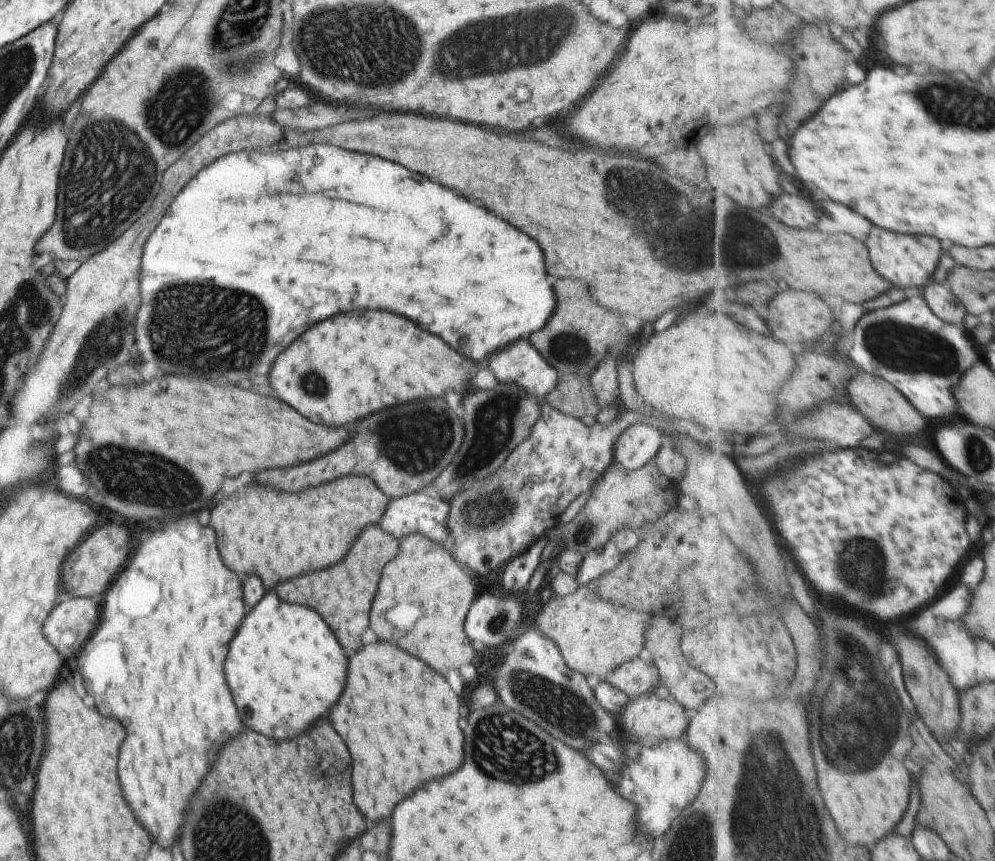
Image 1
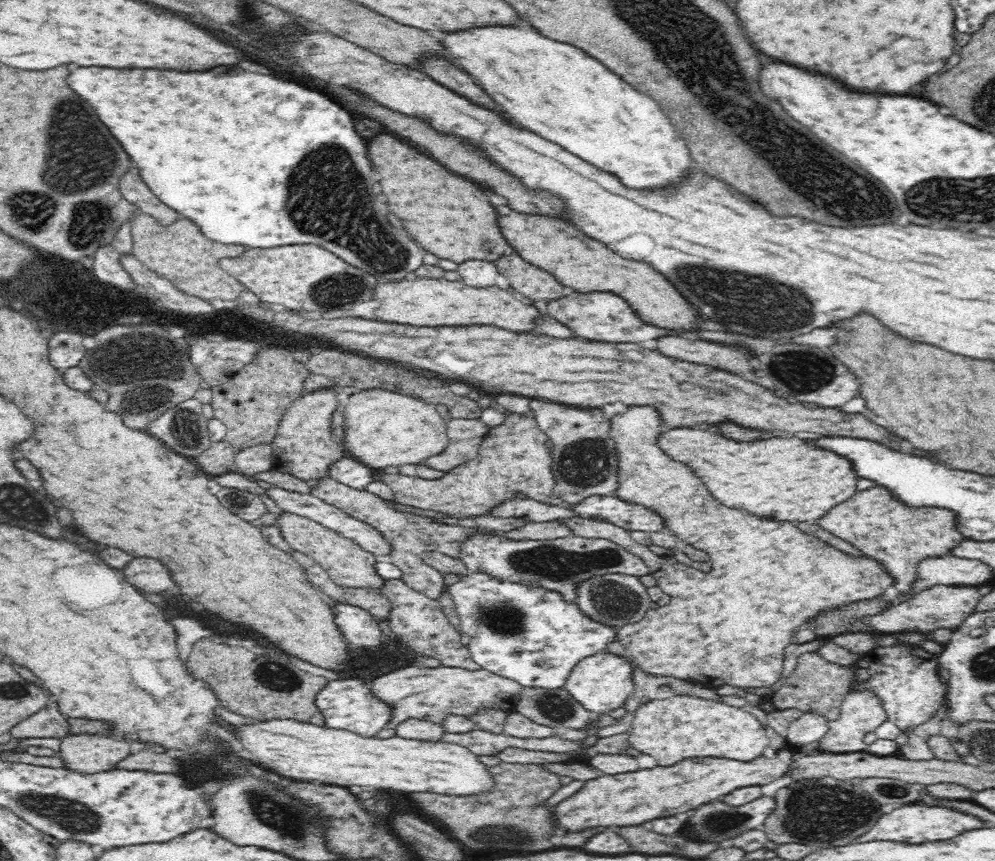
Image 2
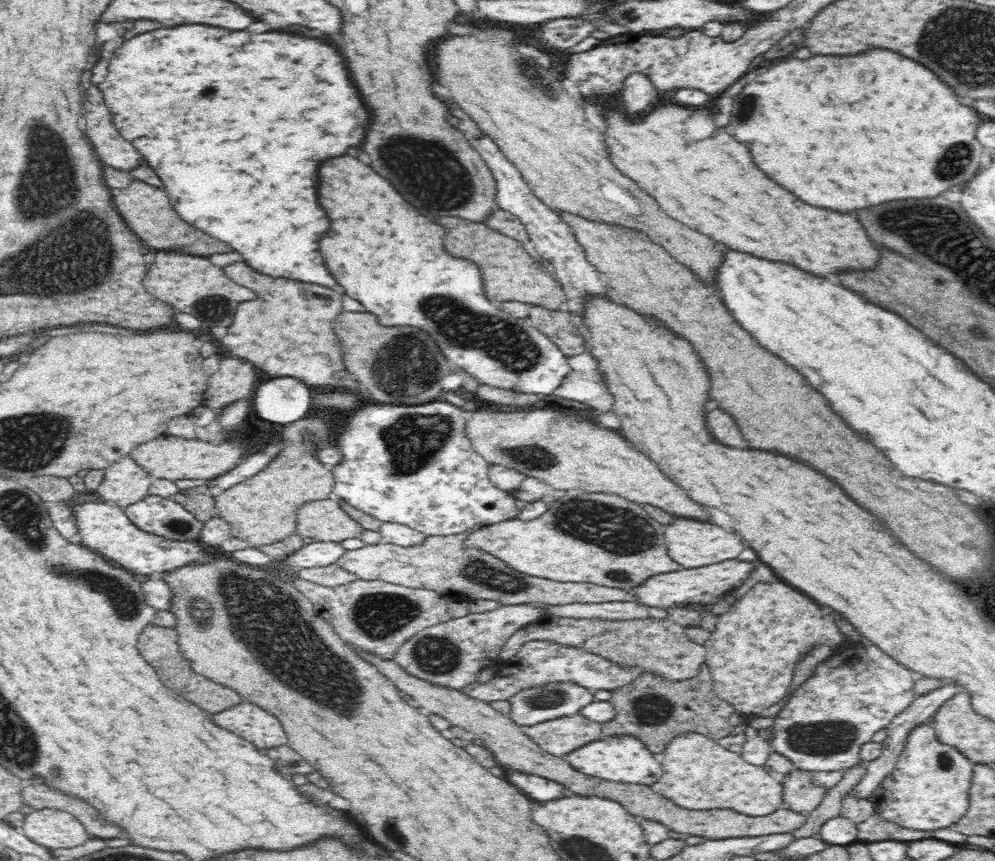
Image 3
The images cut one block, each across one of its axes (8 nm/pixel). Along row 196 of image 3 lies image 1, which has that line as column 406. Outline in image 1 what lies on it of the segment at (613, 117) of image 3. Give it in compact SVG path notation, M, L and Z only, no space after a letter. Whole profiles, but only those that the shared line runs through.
M373 642L369 658L363 652L349 658L345 692L329 718L335 732L349 744L353 804L363 818L369 822L389 818L393 806L411 790L461 766L463 736L455 724L457 708L459 700L441 676L391 644Z

